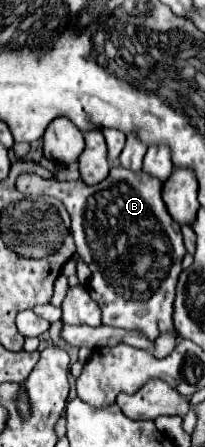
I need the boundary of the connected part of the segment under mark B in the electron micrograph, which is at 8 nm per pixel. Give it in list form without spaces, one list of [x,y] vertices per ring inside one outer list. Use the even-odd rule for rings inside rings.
[[[113,163],[111,173],[99,185],[85,185],[81,179],[77,181],[49,181],[35,173],[21,173],[17,177],[17,191],[23,195],[47,195],[59,199],[71,219],[73,219],[73,237],[77,245],[77,253],[91,269],[91,279],[87,291],[91,299],[101,307],[101,321],[111,327],[135,329],[145,337],[155,341],[161,333],[177,335],[173,327],[173,301],[175,301],[175,285],[181,273],[181,261],[187,253],[183,247],[183,237],[179,223],[167,213],[165,203],[161,199],[161,181],[145,175],[143,171],[133,173],[119,163]]]

